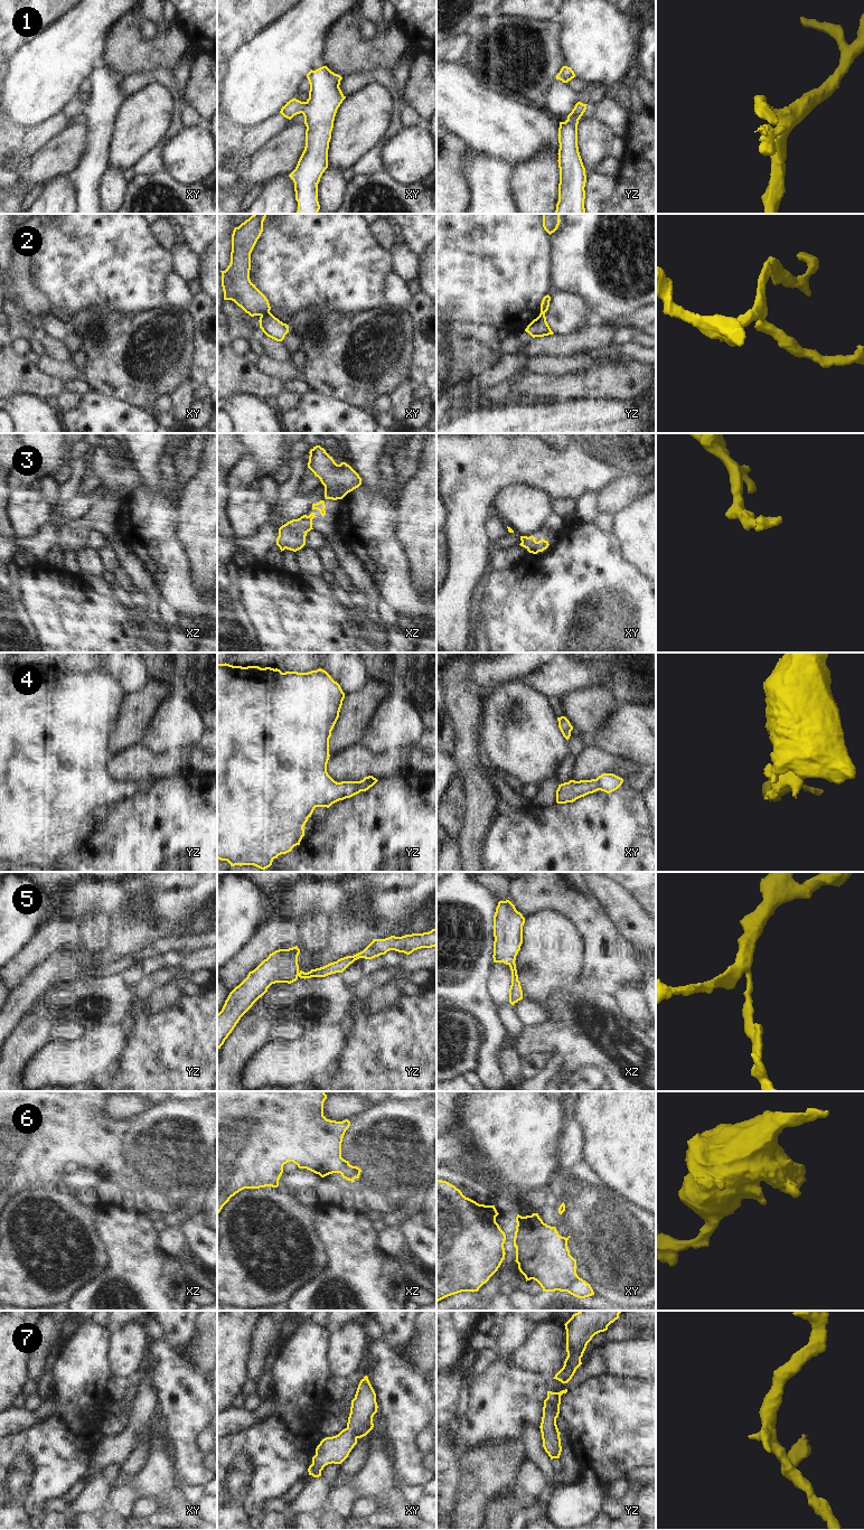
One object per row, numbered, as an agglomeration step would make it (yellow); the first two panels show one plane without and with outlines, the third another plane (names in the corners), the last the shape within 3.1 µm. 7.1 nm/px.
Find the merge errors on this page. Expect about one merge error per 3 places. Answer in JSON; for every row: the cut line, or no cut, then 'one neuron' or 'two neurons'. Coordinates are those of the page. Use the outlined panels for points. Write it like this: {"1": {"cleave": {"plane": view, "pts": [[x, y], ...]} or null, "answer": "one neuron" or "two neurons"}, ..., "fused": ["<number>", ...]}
{"1": {"cleave": null, "answer": "one neuron"}, "2": {"cleave": {"plane": "xy", "pts": [[269, 311], [261, 316]]}, "answer": "two neurons"}, "3": {"cleave": null, "answer": "one neuron"}, "4": {"cleave": {"plane": "yz", "pts": [[372, 786], [363, 780], [359, 790]]}, "answer": "two neurons"}, "5": {"cleave": null, "answer": "one neuron"}, "6": {"cleave": {"plane": "xz", "pts": [[348, 1163], [339, 1172]]}, "answer": "two neurons"}, "7": {"cleave": null, "answer": "one neuron"}, "fused": ["2", "4", "6"]}

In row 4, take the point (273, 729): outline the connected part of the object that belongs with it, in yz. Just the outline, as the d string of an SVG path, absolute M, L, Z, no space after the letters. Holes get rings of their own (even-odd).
M217 664L217 858L227 861L231 866L254 865L265 870L272 865L274 858L287 854L300 845L304 836L304 825L311 817L316 807L329 808L332 804L350 798L360 792L360 781L335 781L327 772L329 760L329 739L331 731L339 717L339 712L345 698L340 685L323 669L308 673L285 672L278 668L259 666L233 666Z

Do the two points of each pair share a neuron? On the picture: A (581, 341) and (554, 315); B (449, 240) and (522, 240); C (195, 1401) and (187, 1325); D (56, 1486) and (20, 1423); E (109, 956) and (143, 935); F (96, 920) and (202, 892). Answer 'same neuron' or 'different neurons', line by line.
A: different neurons
B: same neuron
C: same neuron
D: different neurons
E: same neuron
F: different neurons

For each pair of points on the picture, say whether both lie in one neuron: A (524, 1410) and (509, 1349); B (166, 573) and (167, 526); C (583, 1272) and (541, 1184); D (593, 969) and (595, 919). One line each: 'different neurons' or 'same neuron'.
A: same neuron
B: same neuron
C: different neurons
D: same neuron

